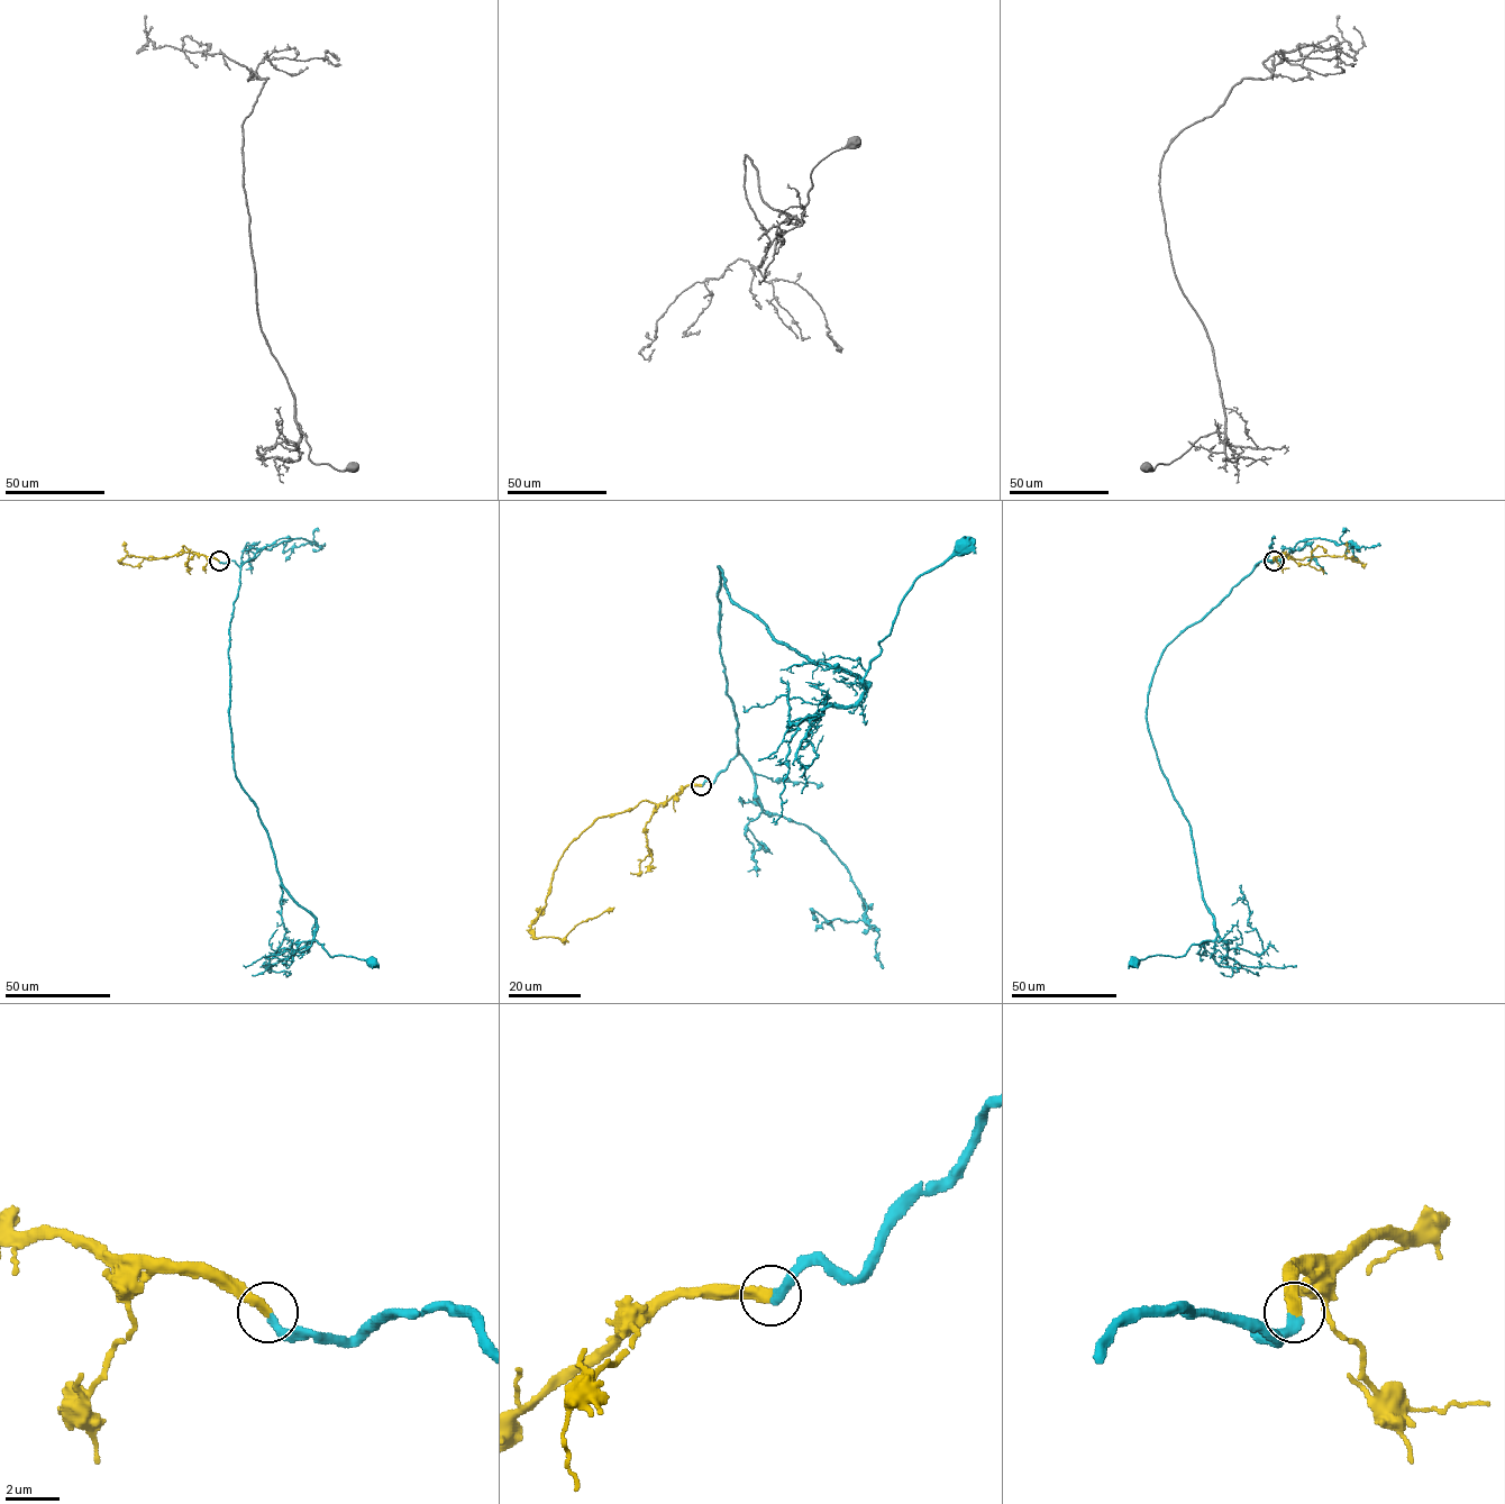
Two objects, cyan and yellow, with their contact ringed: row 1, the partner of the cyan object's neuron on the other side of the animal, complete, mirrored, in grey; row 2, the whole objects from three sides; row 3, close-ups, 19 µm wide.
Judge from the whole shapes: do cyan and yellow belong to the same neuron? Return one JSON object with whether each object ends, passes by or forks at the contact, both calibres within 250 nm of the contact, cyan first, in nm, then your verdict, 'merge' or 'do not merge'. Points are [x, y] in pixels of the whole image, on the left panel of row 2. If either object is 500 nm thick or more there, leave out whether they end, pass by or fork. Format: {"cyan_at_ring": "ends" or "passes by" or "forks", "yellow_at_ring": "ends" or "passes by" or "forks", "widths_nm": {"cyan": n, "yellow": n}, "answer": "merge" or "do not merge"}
{"cyan_at_ring": "ends", "yellow_at_ring": "ends", "widths_nm": {"cyan": 360, "yellow": 420}, "answer": "merge"}

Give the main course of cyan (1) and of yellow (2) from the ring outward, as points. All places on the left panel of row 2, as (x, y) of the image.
1: (219, 562), (239, 568), (228, 654), (235, 774), (281, 885), (316, 919), (313, 940), (331, 957), (372, 963)
2: (219, 561), (184, 553), (147, 559), (127, 555), (119, 562), (131, 566), (149, 556), (167, 557)

